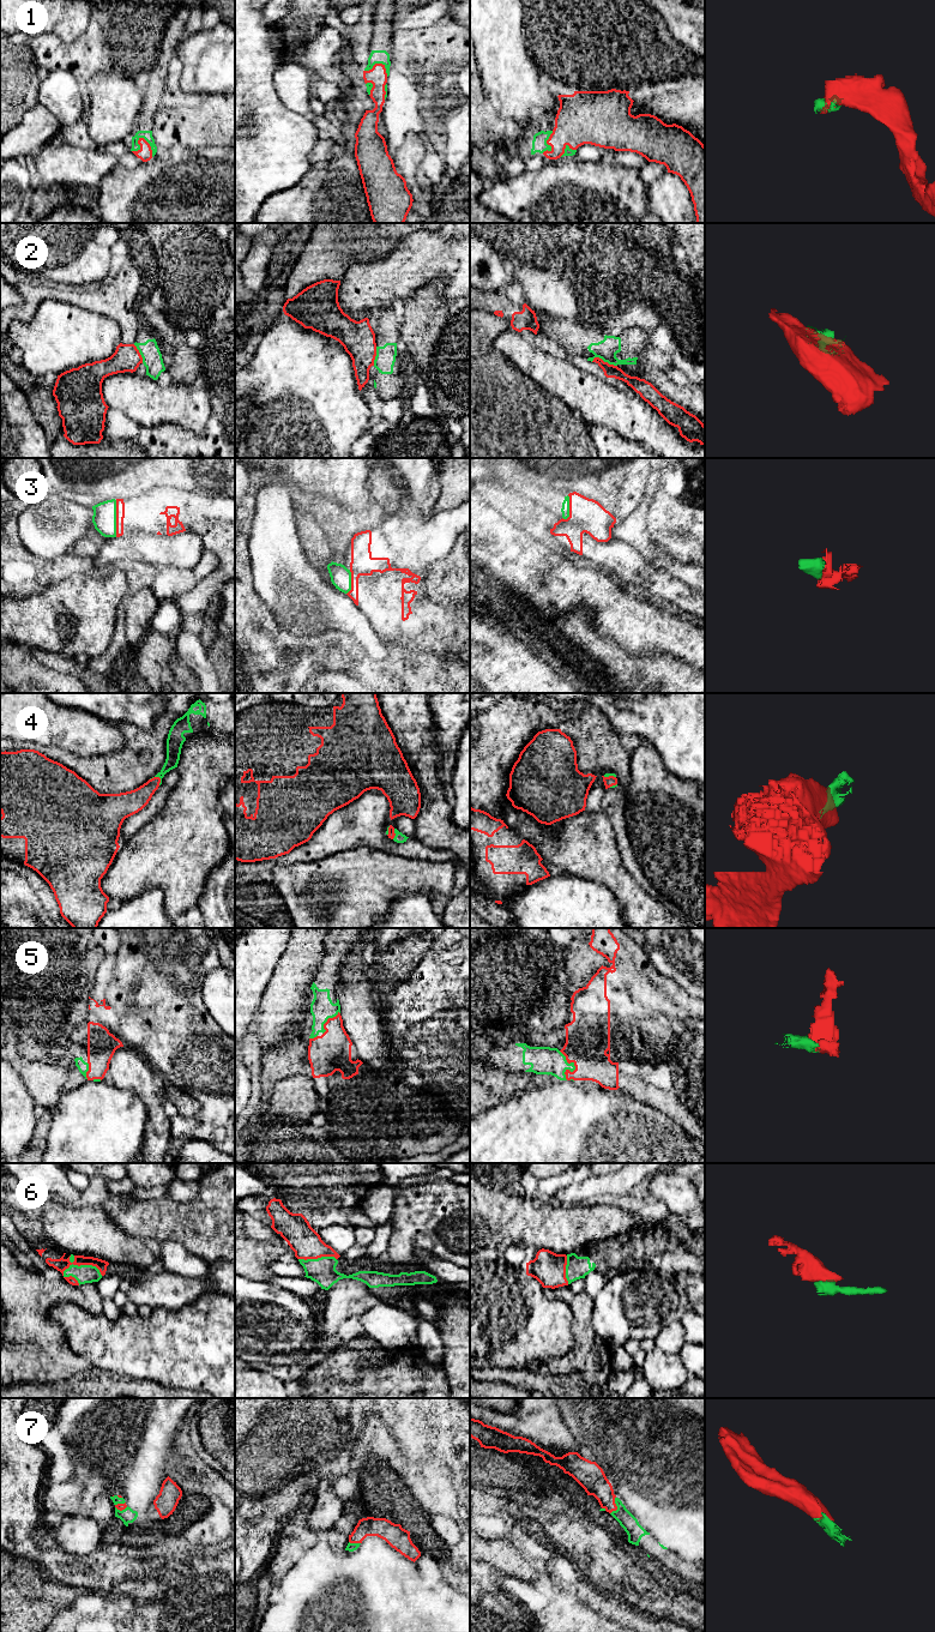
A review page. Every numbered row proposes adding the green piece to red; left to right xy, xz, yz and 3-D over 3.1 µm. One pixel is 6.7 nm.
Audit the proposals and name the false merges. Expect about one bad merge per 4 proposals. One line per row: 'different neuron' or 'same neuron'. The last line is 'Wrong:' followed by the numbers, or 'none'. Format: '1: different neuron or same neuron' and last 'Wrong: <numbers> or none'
1: same neuron
2: different neuron
3: same neuron
4: same neuron
5: same neuron
6: same neuron
7: same neuron
Wrong: 2

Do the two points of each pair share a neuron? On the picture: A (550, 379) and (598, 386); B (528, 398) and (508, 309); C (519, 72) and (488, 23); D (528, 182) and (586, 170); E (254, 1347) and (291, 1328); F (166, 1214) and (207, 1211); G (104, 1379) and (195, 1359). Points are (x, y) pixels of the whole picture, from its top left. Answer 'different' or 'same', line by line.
A: same
B: different
C: same
D: same
E: same
F: same
G: different

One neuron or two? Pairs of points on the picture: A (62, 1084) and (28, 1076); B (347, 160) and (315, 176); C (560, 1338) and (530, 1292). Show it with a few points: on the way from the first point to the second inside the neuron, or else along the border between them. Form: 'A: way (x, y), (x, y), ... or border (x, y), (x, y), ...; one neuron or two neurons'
A: way (54, 1082), (44, 1082), (36, 1078); one neuron
B: way (339, 167), (330, 176), (323, 176); one neuron
C: way (548, 1326), (532, 1311), (530, 1304); one neuron

